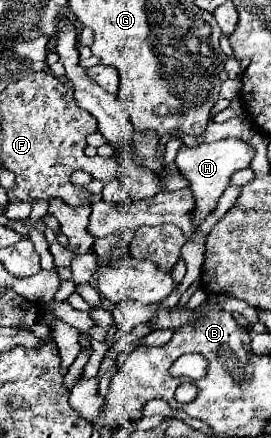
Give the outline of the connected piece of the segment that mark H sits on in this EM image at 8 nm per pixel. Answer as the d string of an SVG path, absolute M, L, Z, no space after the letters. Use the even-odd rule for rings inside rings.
M221 139L215 143L205 143L199 147L181 147L177 157L175 157L175 165L181 173L181 177L185 177L189 181L189 187L195 195L195 211L191 213L191 221L195 223L195 227L199 227L205 217L215 209L217 199L223 195L223 191L229 185L229 179L235 171L249 167L251 159L253 159L253 149L241 141L241 139Z

